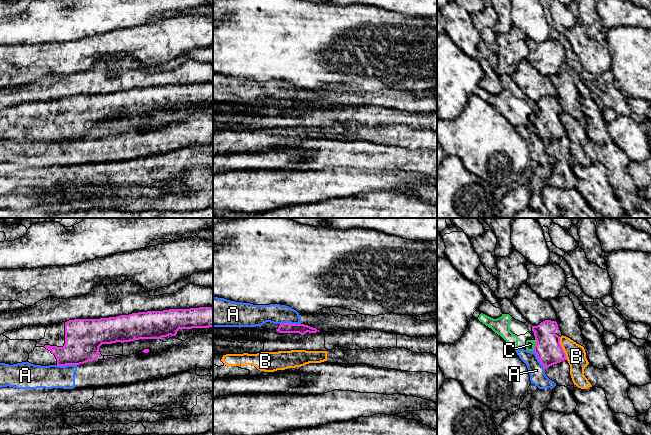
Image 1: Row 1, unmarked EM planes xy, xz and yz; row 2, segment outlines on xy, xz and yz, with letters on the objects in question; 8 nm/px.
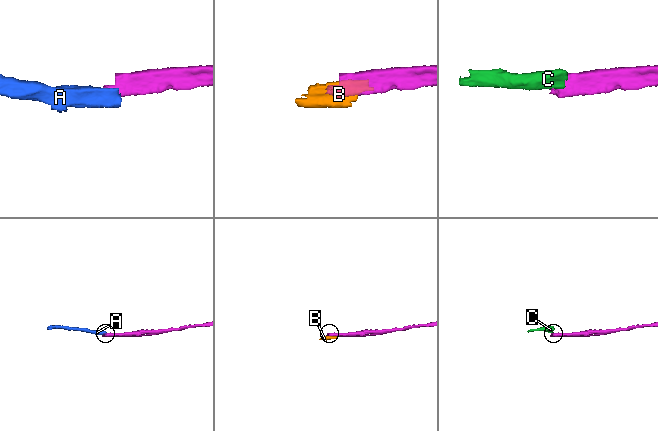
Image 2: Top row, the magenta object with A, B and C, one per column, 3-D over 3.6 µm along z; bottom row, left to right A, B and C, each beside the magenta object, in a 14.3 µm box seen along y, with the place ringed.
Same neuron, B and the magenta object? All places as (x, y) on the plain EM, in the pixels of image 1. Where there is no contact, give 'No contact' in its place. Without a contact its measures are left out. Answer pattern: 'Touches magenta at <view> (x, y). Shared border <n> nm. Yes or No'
Touches magenta at yz (562, 124). Shared border 200 nm. No

